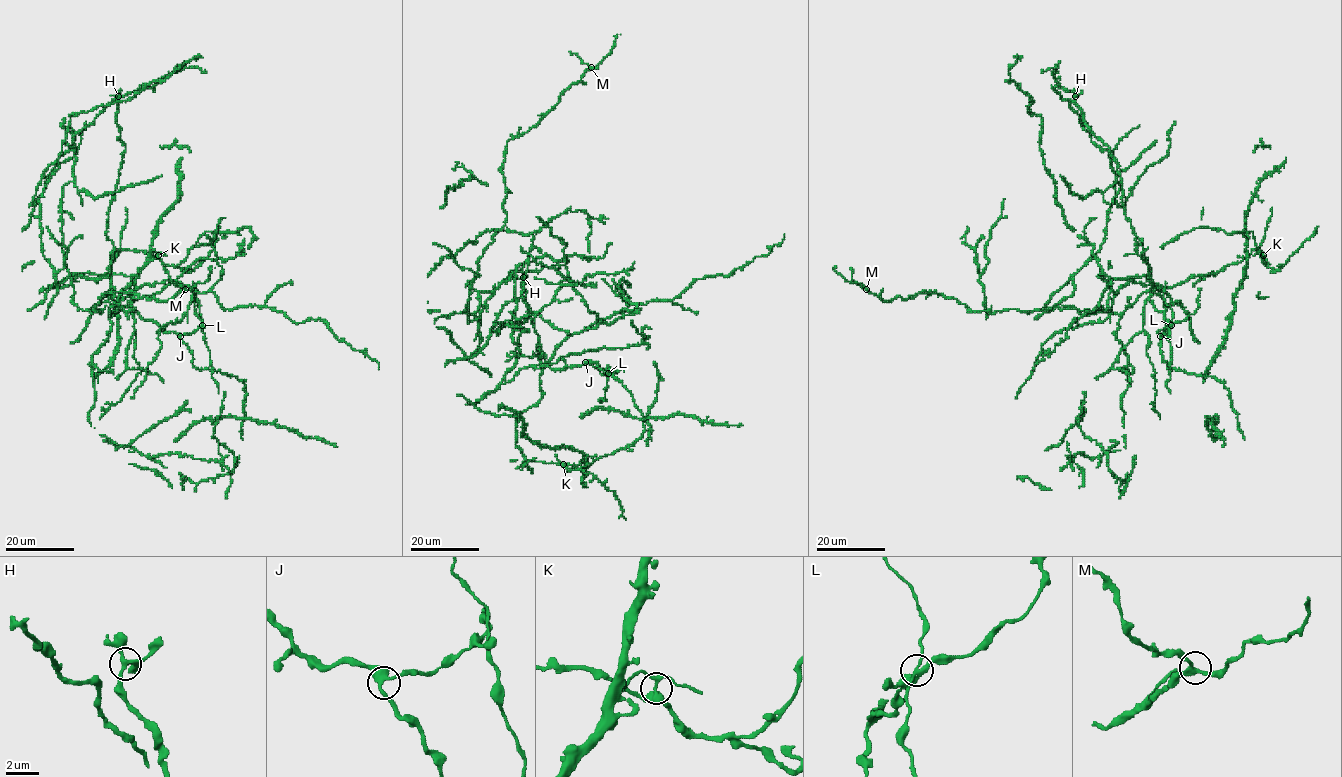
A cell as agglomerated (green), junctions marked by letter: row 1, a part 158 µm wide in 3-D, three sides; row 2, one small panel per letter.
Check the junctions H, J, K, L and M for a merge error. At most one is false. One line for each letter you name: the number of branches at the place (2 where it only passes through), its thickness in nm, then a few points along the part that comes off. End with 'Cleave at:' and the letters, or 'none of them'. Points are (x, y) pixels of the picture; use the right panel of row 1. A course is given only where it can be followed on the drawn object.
L: branches 4; calibre 240 nm; course (1171, 325), (1168, 341), (1171, 353), (1171, 378), (1166, 382), (1170, 393)
Cleave at: L

